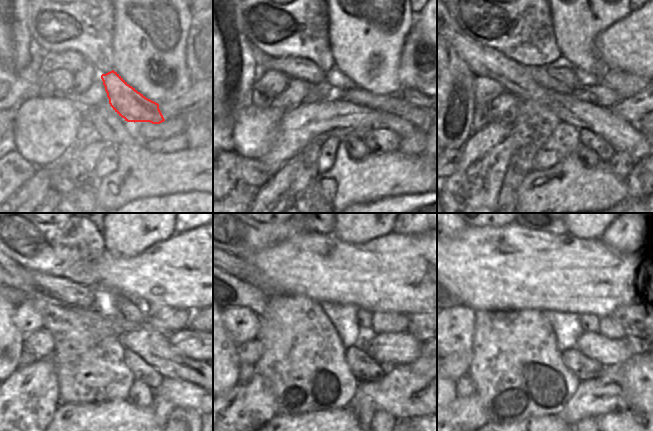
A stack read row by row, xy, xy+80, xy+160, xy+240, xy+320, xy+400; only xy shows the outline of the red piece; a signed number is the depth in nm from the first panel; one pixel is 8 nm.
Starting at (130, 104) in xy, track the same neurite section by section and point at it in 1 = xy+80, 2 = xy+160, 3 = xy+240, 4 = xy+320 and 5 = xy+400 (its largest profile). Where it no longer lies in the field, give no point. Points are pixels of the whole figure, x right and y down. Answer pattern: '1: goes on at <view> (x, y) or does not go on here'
1: goes on at xy+80 (386, 120)
2: goes on at xy+160 (640, 130)
3: does not go on here
4: does not go on here
5: does not go on here

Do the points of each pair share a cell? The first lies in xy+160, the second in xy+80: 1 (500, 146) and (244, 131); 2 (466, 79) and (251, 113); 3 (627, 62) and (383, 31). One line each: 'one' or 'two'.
1: two
2: two
3: two

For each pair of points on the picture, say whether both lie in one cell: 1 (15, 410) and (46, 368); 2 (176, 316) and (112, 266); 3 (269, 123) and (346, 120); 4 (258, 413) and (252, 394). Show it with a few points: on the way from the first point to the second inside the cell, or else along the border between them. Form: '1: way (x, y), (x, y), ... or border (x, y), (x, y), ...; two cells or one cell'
1: way (25, 400), (26, 393), (39, 378); one cell
2: border (149, 303), (165, 303), (183, 308); two cells
3: border (285, 110), (277, 127), (277, 136), (272, 146); two cells
4: way (253, 408), (252, 399); one cell

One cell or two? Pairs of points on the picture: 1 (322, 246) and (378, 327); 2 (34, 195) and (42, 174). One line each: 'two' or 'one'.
1: two
2: one

